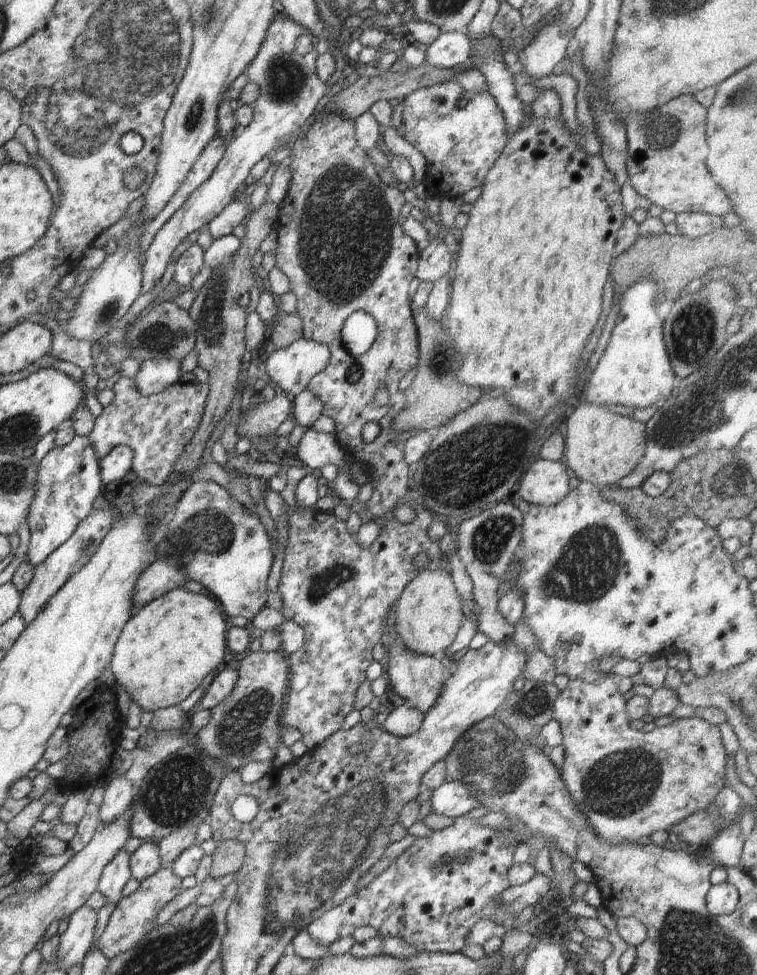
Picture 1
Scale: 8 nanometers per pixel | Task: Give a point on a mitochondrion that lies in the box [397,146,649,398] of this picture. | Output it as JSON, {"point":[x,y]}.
{"point":[440,359]}

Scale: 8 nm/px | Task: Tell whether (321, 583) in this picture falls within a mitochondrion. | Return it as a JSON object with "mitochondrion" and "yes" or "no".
{"mitochondrion":"yes"}

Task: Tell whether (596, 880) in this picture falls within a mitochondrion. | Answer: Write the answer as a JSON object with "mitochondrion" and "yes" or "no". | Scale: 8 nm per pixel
{"mitochondrion":"no"}

